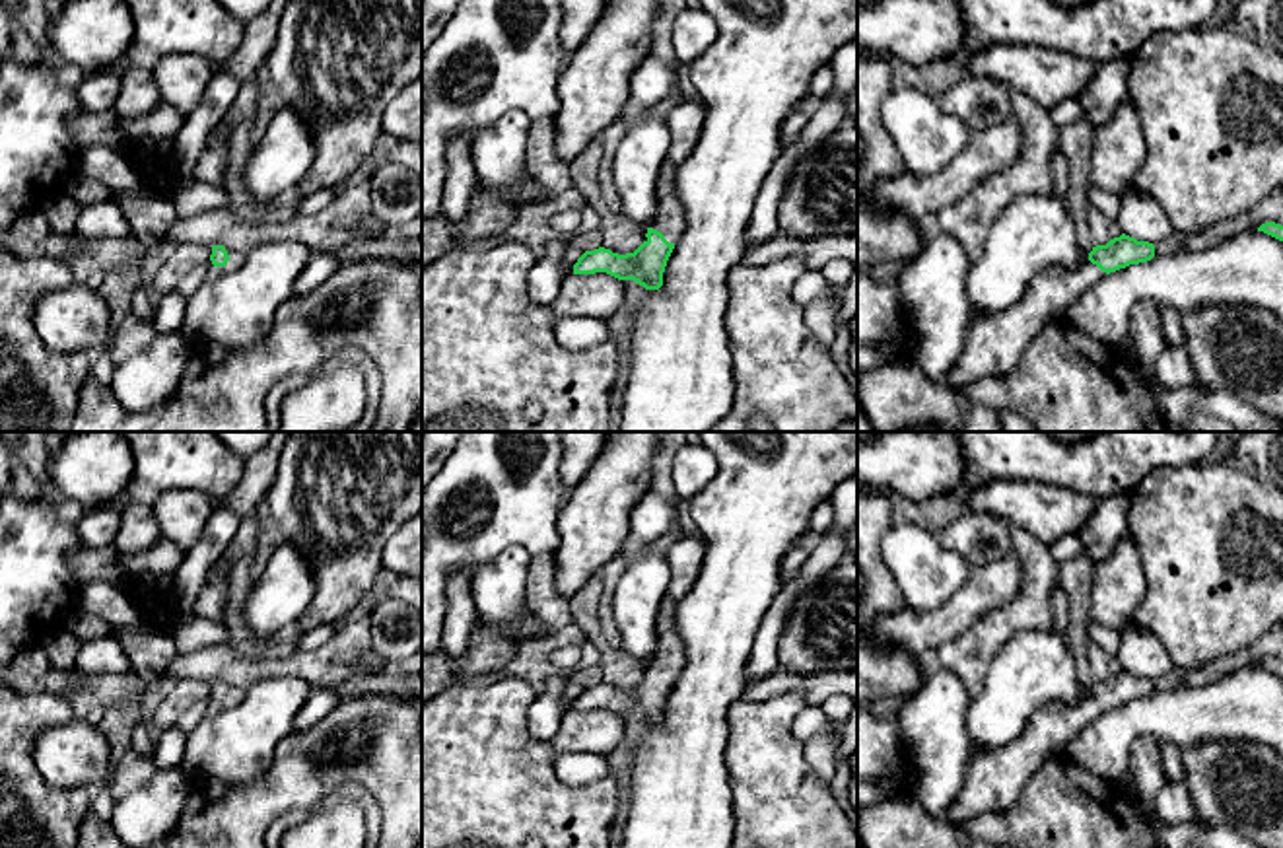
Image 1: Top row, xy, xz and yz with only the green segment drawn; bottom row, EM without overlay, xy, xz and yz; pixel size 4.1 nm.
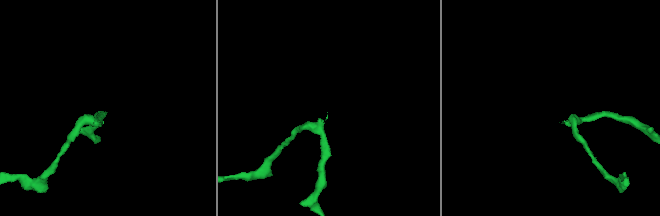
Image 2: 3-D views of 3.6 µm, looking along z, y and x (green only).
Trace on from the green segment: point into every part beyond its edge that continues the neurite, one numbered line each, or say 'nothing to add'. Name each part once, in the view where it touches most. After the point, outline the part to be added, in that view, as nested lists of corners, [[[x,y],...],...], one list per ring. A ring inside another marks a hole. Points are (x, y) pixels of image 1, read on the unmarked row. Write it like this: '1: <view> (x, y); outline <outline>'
1: xy (236, 693); outline [[[225,683],[225,687],[229,690],[229,696],[225,702],[214,702],[212,696],[208,696],[208,710],[206,710],[208,716],[214,716],[214,718],[222,716],[224,712],[227,712],[229,708],[241,702],[245,690],[229,683]]]

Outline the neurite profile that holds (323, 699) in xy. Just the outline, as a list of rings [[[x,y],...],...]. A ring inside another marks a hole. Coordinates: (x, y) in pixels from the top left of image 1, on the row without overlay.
[[[313,687],[311,696],[301,706],[294,731],[307,731],[321,722],[340,702],[334,687]]]

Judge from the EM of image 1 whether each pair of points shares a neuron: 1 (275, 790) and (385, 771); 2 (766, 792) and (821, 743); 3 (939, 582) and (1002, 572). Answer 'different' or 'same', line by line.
1: same
2: different
3: different

